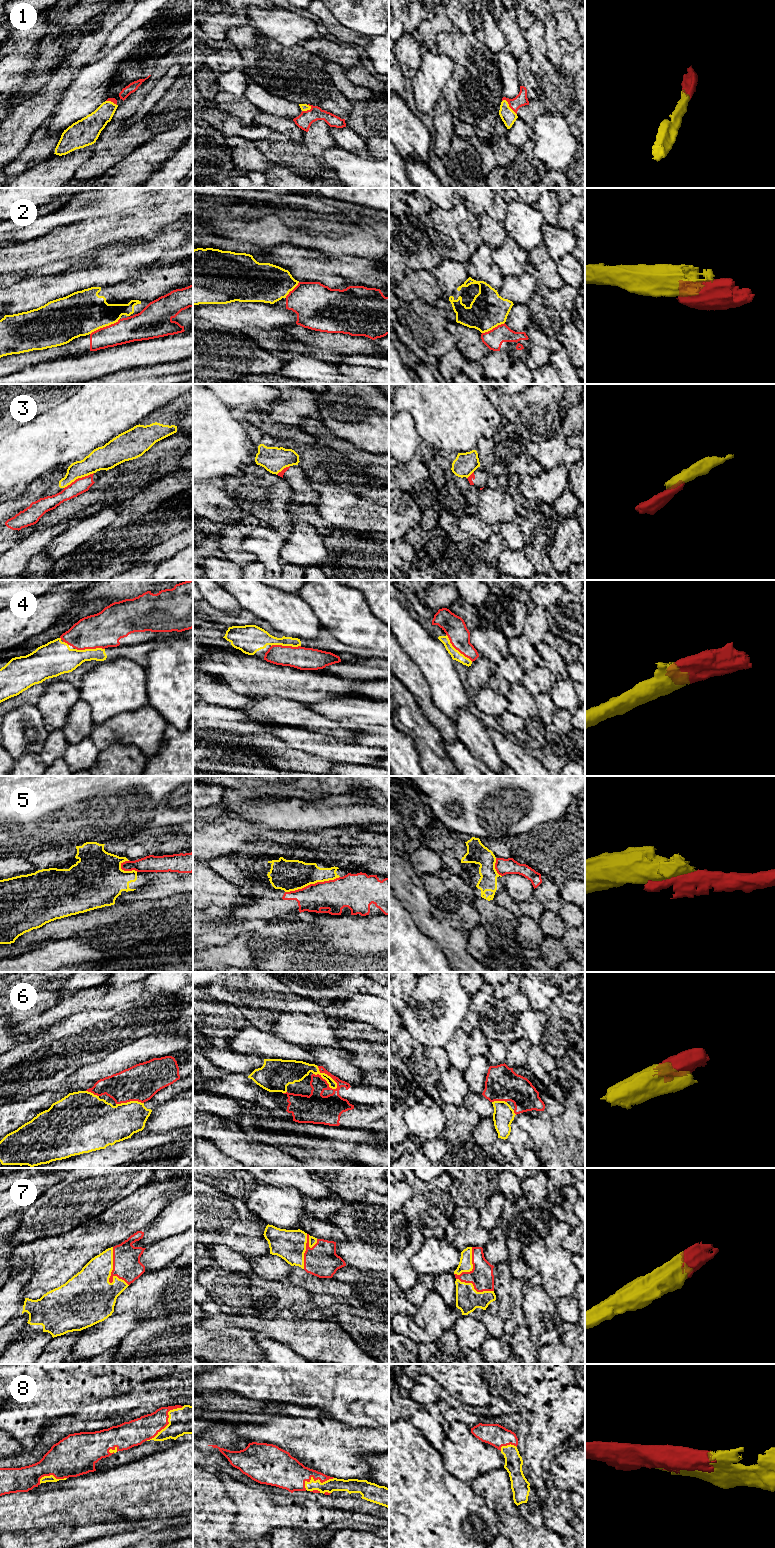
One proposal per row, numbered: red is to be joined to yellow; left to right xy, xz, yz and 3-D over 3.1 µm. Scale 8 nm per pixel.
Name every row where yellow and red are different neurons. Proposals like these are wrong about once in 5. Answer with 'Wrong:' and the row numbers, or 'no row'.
Wrong: 2, 3, 5

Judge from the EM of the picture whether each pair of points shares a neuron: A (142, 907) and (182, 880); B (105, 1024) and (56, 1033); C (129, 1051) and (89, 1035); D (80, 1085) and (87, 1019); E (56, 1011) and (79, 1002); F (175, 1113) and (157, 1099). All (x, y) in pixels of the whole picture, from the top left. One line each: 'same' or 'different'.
A: different
B: same
C: different
D: different
E: same
F: different

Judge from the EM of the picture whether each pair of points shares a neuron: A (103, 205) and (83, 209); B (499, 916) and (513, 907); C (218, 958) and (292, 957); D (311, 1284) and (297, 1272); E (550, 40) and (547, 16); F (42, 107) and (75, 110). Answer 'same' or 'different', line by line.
A: same
B: different
C: same
D: same
E: same
F: different

